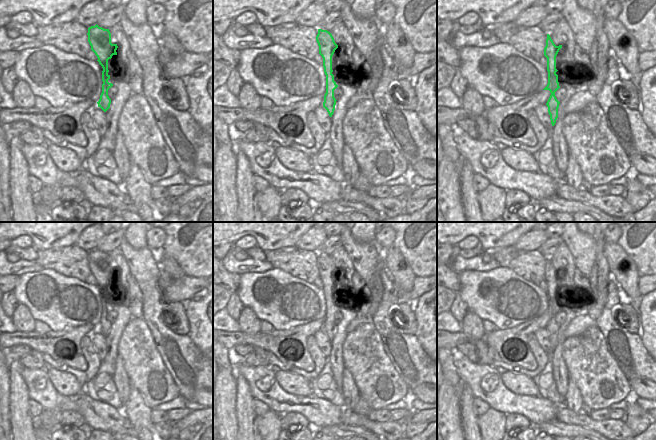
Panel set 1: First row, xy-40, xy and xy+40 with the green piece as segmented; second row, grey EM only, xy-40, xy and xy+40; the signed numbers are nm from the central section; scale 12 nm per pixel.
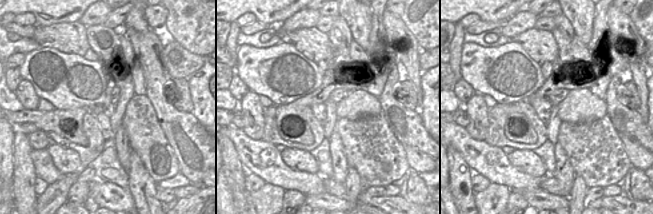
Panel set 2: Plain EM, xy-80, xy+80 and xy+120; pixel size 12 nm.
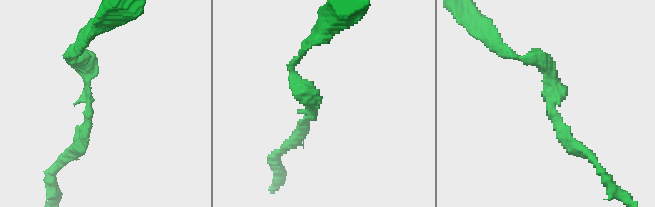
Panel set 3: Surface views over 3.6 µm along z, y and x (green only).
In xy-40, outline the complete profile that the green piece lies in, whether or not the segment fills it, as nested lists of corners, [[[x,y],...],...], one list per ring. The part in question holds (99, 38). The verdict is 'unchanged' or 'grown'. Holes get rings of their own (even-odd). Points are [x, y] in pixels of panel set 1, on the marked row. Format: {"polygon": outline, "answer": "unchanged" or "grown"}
{"polygon": [[[97,24],[88,28],[88,42],[91,46],[91,50],[95,53],[98,58],[99,64],[102,66],[102,93],[100,99],[97,102],[104,112],[110,108],[111,99],[108,96],[108,90],[113,86],[109,83],[110,75],[108,74],[108,60],[113,55],[117,55],[117,44],[111,43],[111,33],[109,29],[99,27]]], "answer": "unchanged"}

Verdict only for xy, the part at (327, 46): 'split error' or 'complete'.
complete

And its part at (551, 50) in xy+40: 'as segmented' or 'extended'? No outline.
as segmented

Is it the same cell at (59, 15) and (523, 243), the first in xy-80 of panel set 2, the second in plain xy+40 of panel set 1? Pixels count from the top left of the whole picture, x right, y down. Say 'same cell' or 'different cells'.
different cells

